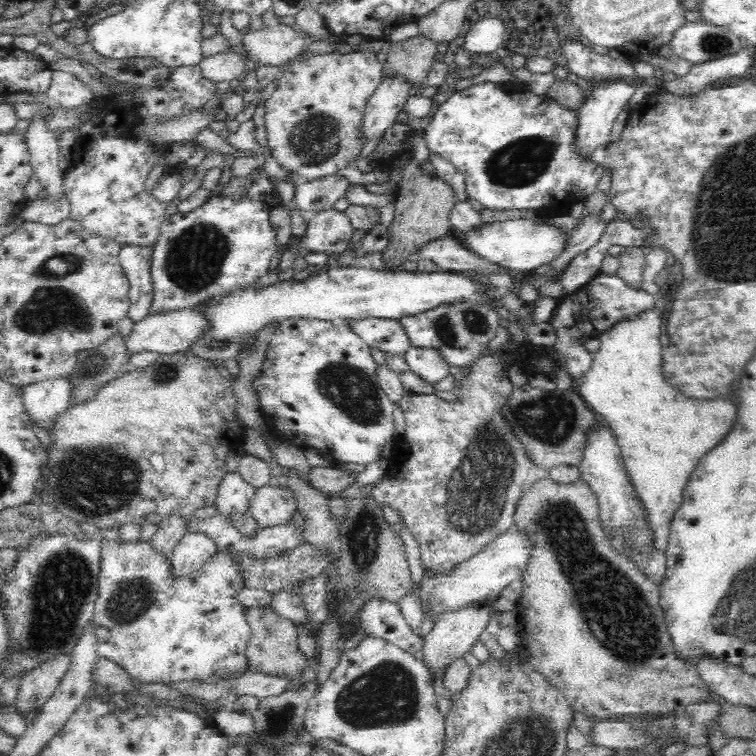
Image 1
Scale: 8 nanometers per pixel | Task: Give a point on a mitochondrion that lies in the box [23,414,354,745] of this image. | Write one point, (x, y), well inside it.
(97, 481)

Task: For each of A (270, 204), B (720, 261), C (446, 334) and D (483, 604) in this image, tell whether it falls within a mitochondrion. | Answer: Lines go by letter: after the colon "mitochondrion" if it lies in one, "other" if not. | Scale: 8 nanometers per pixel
A: other
B: mitochondrion
C: mitochondrion
D: other

